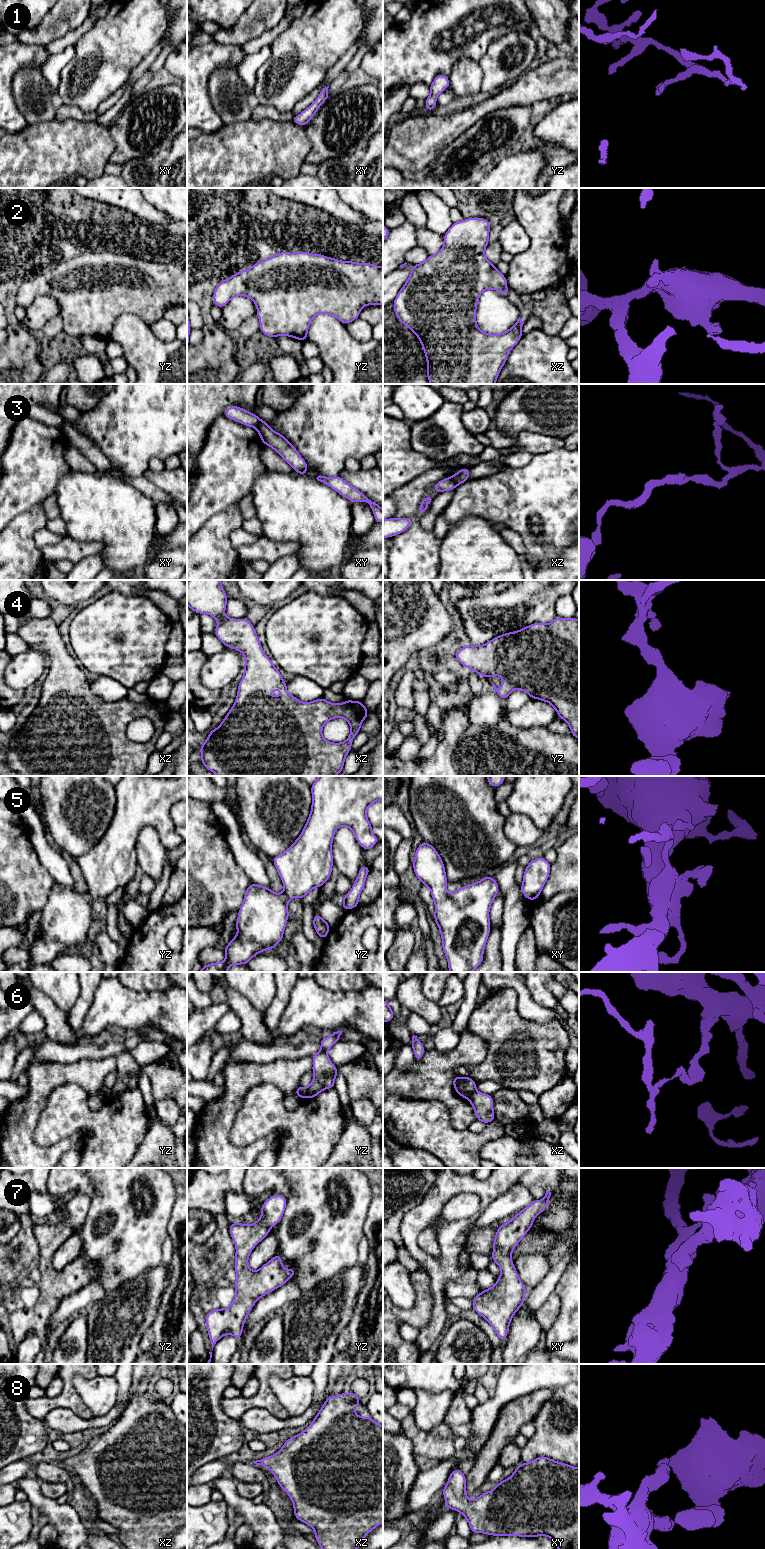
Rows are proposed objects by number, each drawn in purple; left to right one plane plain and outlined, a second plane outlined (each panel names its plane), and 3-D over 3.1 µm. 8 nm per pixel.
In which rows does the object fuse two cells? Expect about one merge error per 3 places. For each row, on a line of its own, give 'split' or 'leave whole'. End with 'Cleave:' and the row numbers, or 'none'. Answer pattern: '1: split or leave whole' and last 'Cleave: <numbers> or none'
1: leave whole
2: leave whole
3: split
4: leave whole
5: leave whole
6: split
7: leave whole
8: leave whole
Cleave: 3, 6

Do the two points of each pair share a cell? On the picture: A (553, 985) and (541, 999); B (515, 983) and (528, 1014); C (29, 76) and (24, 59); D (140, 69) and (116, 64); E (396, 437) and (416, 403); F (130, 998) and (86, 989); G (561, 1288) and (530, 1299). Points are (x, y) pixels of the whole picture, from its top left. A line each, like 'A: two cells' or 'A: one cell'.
A: two cells
B: one cell
C: two cells
D: two cells
E: two cells
F: two cells
G: two cells

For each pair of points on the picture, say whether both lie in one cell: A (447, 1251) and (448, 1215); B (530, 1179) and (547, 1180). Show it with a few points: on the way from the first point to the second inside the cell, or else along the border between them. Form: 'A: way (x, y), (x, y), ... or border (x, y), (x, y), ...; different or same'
A: border (440, 1214), (443, 1220), (448, 1221), (471, 1218); different
B: way (534, 1179), (543, 1179); same

